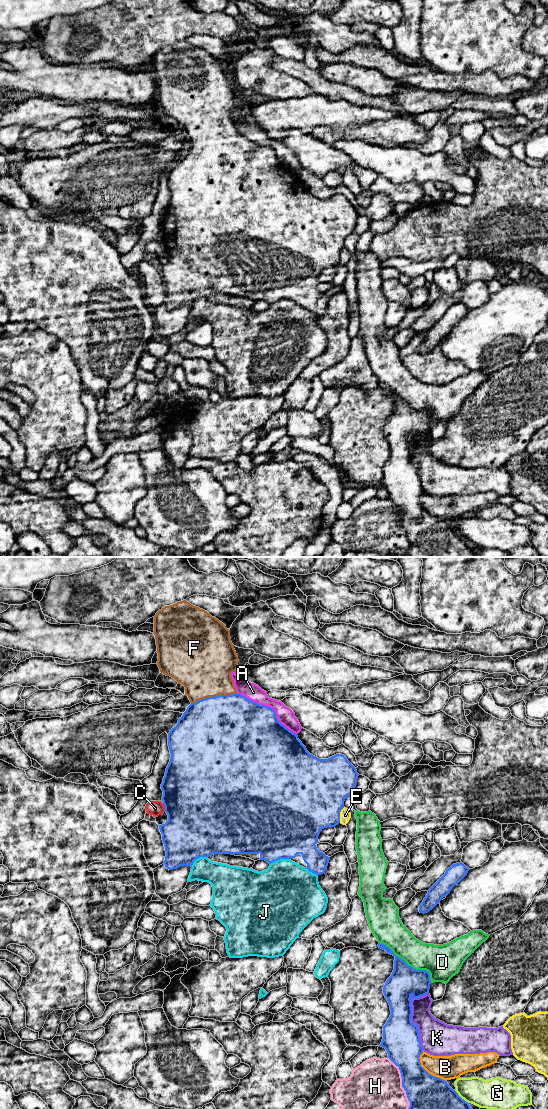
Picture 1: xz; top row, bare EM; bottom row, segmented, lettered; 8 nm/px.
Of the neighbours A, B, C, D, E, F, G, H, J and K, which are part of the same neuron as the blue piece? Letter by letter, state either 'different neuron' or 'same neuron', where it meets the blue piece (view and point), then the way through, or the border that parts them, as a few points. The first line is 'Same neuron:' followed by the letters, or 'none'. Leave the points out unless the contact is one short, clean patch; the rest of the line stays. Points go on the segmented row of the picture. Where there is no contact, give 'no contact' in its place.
Same neuron: F
A: different neuron | xz (270, 707)
B: different neuron | xz (426, 1071)
C: different neuron | xz (165, 807)
D: different neuron | xz (408, 965)
E: different neuron | xz (339, 815)
F: same neuron | xz (213, 697) | across xz (216, 728), (216, 706), (213, 697), (204, 674), (204, 668)
G: different neuron | xz (460, 1097)
H: different neuron | xz (402, 1083)
J: different neuron | xz (279, 859)
K: different neuron | xz (412, 1023)

